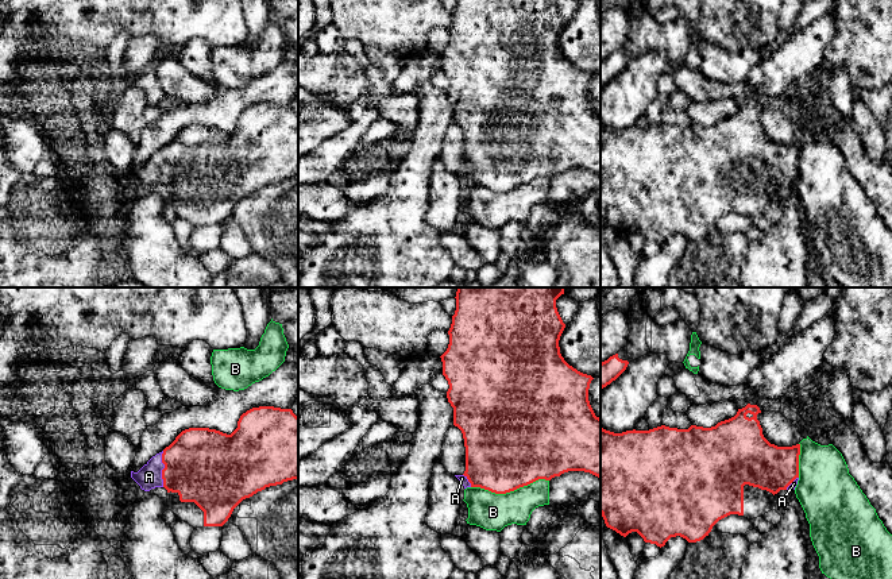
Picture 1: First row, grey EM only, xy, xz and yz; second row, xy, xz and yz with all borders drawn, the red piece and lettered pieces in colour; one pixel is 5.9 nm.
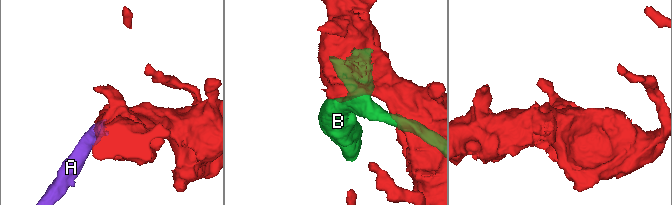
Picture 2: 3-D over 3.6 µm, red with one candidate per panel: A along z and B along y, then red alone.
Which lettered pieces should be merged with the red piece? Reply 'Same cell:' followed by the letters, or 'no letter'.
Same cell: A

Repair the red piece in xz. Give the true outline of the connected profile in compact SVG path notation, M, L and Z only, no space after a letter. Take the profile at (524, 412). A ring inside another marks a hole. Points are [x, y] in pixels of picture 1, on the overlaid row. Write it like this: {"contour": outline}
{"contour": "M457 287L456 310L448 331L449 344L440 358L443 375L449 385L447 398L453 408L453 425L464 439L466 471L455 475L464 489L480 487L506 494L568 471L584 471L601 479L601 418L588 401L594 378L569 366L559 347L565 324L556 300L564 294L564 289Z"}

